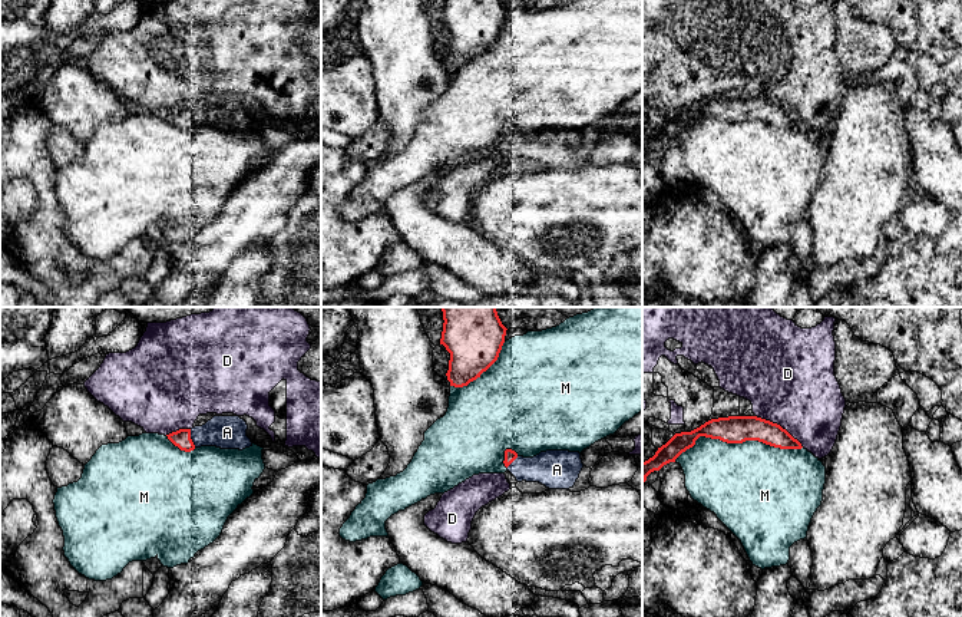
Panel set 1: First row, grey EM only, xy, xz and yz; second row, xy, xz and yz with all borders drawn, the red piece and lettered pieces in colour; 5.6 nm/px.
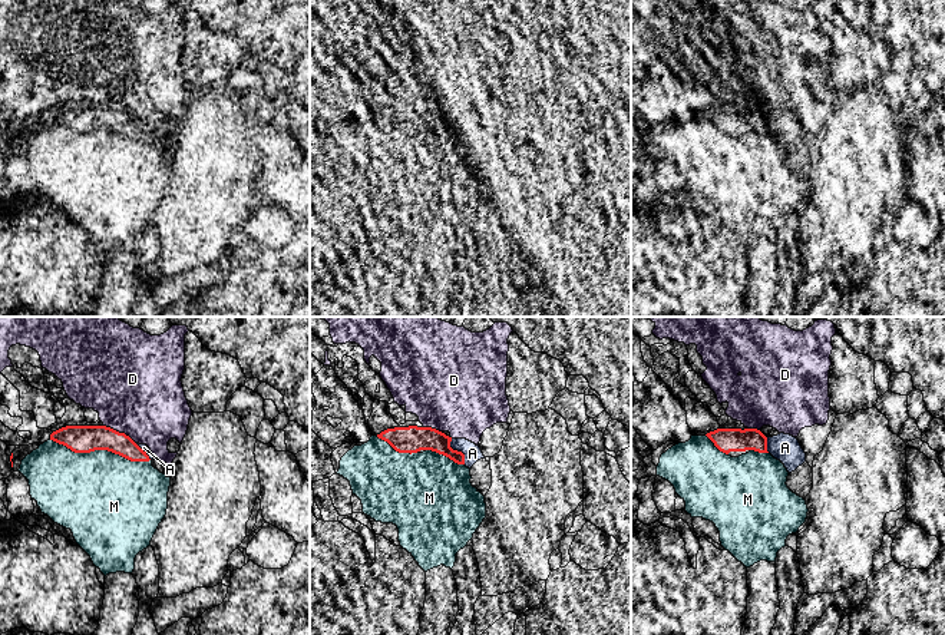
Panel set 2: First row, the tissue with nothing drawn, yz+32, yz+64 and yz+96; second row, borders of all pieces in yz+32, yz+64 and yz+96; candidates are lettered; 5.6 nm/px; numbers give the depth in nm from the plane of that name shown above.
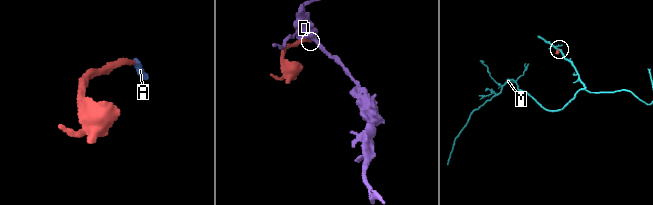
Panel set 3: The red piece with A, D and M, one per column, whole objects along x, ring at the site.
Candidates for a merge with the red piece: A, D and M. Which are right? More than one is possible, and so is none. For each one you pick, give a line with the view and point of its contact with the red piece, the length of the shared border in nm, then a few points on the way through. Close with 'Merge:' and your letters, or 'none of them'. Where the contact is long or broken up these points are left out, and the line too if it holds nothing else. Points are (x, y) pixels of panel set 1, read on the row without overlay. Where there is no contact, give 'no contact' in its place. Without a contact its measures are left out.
A: contact xy (189, 116); length 110 nm
Merge: A

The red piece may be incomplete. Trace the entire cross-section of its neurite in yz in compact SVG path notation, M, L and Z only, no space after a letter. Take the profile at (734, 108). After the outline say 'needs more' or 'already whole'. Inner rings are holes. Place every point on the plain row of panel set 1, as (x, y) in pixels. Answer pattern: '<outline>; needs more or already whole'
M728 95L711 98L691 110L675 112L665 123L658 126L655 133L642 141L642 161L647 155L659 149L695 123L700 115L720 118L727 122L743 122L758 119L780 128L801 128L801 122L786 108L770 99L757 95Z; already whole

